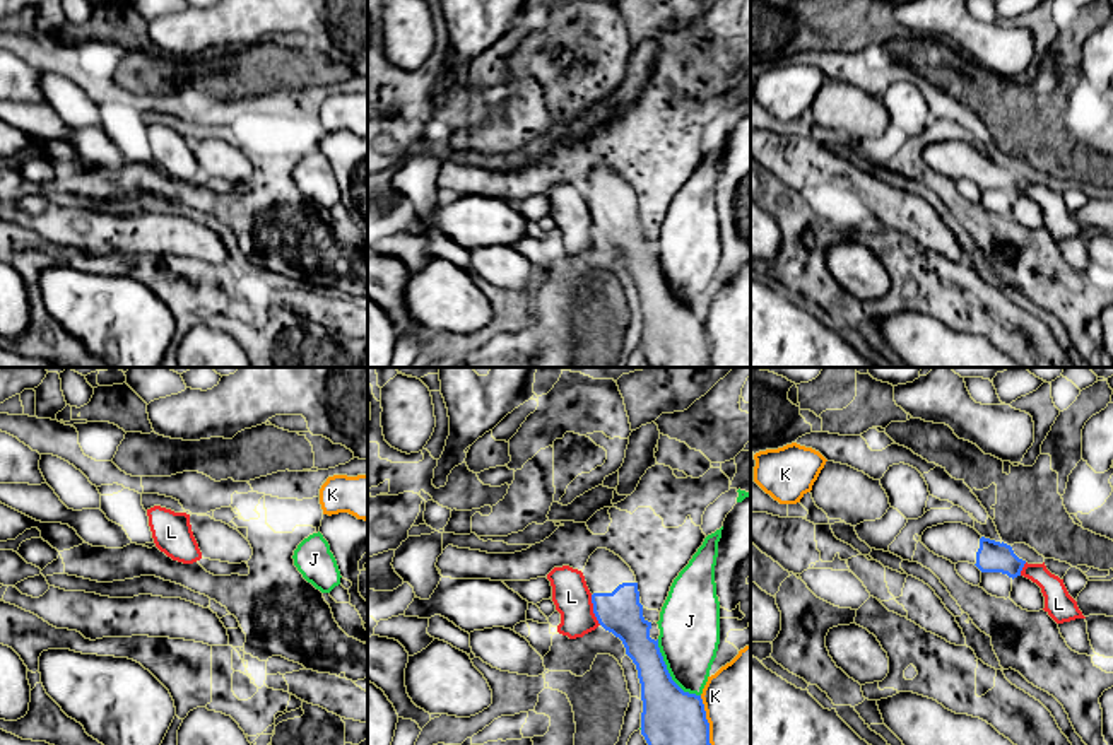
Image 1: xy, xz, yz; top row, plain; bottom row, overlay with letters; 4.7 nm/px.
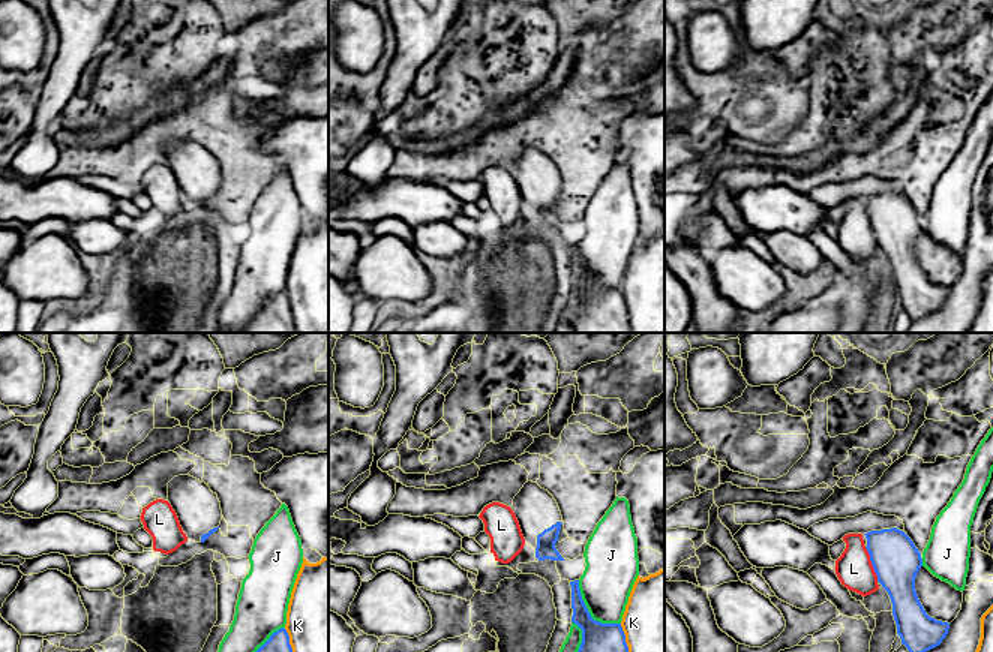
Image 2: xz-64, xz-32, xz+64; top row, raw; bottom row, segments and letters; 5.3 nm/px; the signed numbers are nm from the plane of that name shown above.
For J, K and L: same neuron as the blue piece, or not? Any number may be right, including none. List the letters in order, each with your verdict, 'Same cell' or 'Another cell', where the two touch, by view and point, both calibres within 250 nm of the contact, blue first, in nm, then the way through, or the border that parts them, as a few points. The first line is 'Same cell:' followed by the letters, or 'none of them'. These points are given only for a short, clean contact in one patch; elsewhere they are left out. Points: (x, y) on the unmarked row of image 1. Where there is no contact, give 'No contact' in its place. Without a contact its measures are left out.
Same cell: none of them
J: Another cell. Touches blue at xz (669, 291). Thickness 300 nm (blue) against 280 nm
K: Another cell. Touches blue at xz (708, 340). Thickness 300 nm (blue) against 420 nm
L: Another cell. Touches blue at xz (594, 228). Thickness 200 nm (blue) against 180 nm. Boundary: xz (590, 212), (594, 233), (600, 241)

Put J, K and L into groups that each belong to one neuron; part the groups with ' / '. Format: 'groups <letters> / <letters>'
groups J / K / L

